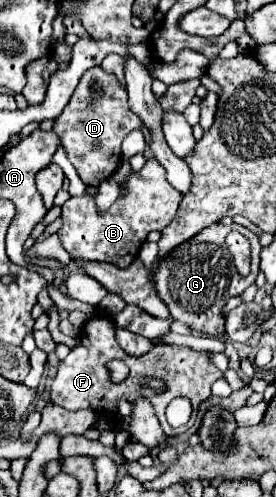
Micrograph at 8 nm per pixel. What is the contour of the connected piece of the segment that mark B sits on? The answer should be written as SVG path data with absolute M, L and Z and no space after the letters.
M155 159L147 161L141 171L133 173L127 183L121 185L121 195L102 215L95 205L97 191L97 187L87 185L81 197L69 197L65 201L65 205L61 207L63 225L57 235L72 257L113 263L119 269L125 269L133 263L139 247L145 243L151 231L161 231L171 223L181 203L181 193L169 185L169 181L165 179L165 169Z

